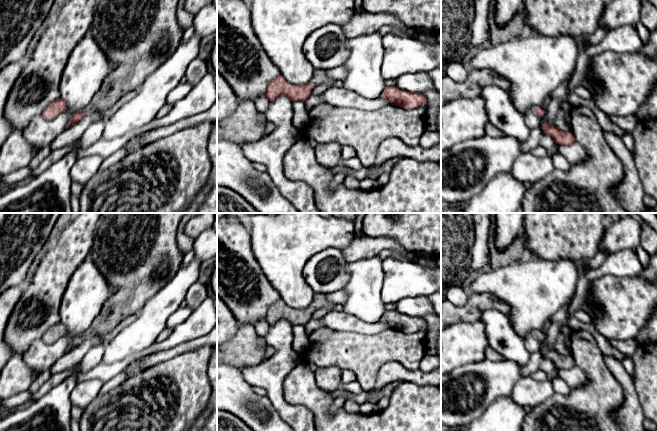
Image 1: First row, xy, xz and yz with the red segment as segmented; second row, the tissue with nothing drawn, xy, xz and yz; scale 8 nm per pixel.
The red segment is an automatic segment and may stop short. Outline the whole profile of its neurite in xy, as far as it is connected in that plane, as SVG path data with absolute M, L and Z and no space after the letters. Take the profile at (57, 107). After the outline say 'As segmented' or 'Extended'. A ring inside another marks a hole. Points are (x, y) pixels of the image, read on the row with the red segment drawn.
M59 98L44 109L42 116L44 116L45 118L54 118L65 110L66 104L61 98Z. As segmented

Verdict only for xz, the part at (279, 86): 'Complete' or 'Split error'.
Split error

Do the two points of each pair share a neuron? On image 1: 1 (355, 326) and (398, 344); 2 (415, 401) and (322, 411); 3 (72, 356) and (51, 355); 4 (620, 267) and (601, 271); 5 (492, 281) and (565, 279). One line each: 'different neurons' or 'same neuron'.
1: different neurons
2: same neuron
3: different neurons
4: same neuron
5: same neuron

